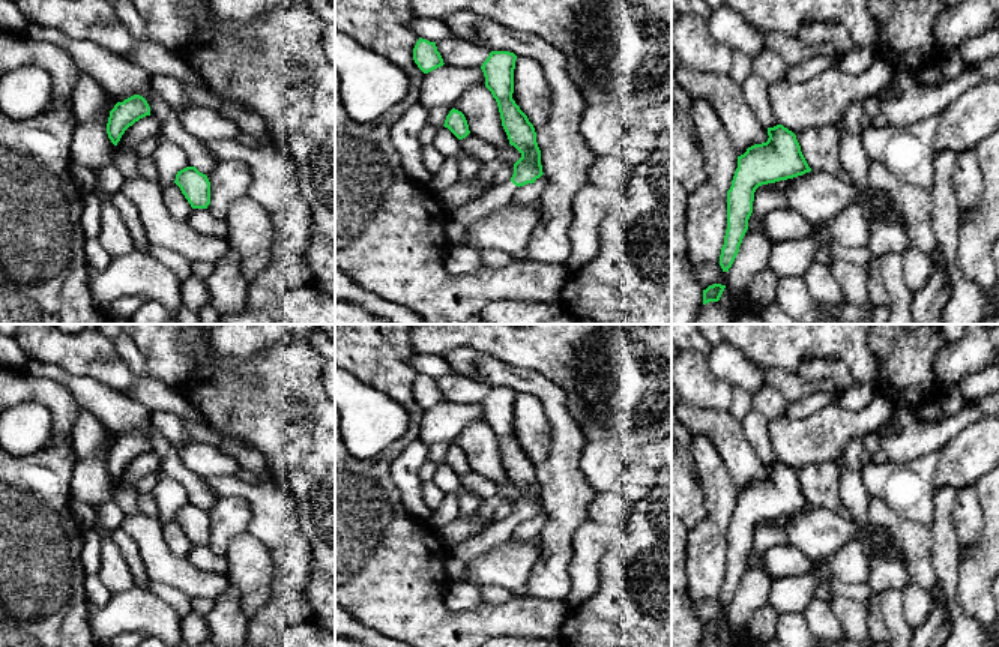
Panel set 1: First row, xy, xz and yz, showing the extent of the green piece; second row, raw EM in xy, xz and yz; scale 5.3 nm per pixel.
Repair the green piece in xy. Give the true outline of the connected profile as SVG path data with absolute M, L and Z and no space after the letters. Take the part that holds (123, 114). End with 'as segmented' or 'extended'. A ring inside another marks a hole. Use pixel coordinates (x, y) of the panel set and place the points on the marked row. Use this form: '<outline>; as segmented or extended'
M140 95L117 102L110 111L107 123L107 134L111 143L117 146L125 131L146 116L150 116L150 107Z; as segmented

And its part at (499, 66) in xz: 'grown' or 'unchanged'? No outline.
grown

